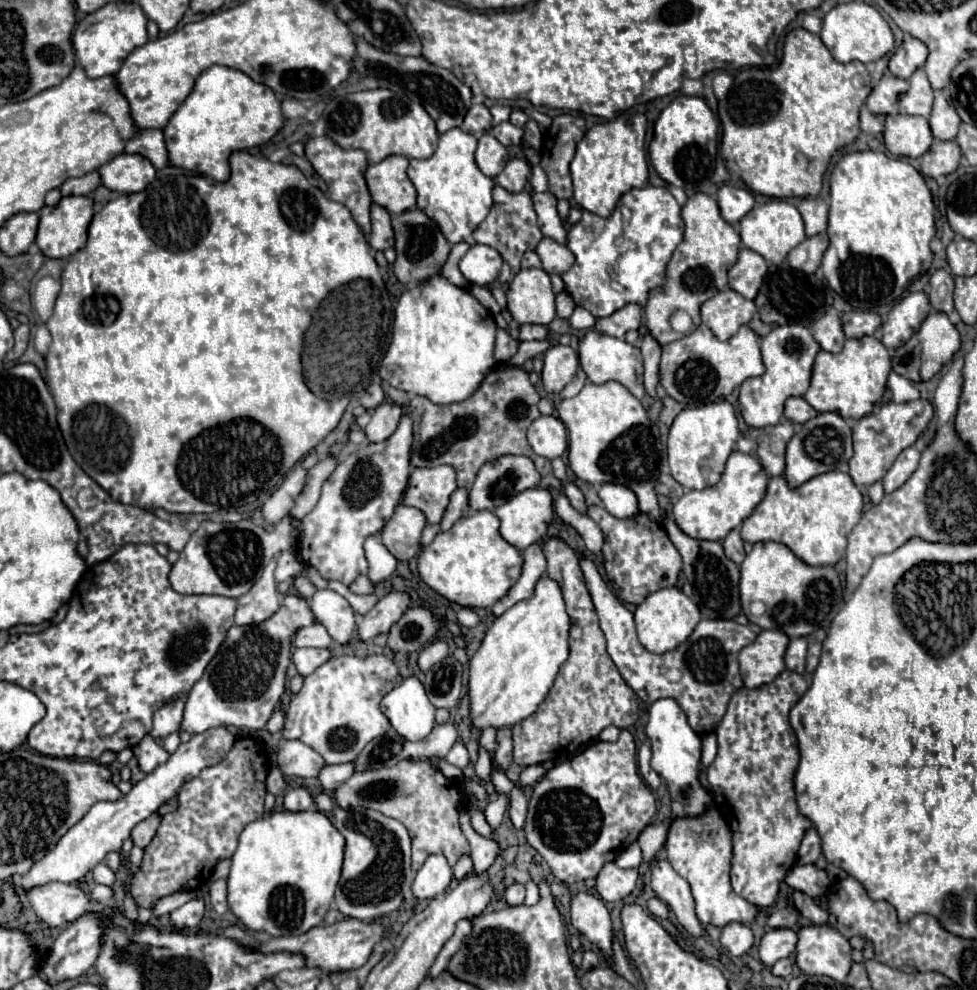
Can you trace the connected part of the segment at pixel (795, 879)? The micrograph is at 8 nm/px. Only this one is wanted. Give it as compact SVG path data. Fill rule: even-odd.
M798 864L786 874L784 884L788 884L790 888L798 888L804 894L816 898L816 896L826 894L826 890L830 886L830 878L828 878L826 870L818 868L816 864L810 864L810 866L800 866Z

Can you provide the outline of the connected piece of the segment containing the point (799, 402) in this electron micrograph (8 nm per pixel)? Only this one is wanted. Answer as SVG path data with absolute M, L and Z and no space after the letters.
M788 398L786 400L786 408L784 408L784 416L794 422L794 424L804 424L810 418L814 418L818 412L804 400L804 398Z

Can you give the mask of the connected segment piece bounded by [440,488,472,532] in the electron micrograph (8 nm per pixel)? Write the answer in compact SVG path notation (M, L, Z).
M458 488L452 498L450 498L450 504L446 508L446 514L440 522L442 526L442 532L450 530L450 526L454 526L454 522L458 522L458 518L464 518L464 516L470 516L472 510L468 506L468 492L464 488Z

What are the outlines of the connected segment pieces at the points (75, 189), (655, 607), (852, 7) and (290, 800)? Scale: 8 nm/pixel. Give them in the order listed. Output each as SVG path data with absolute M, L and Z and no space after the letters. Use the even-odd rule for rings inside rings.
M94 170L80 178L68 178L60 186L60 192L62 196L86 196L86 194L92 194L98 184L100 184L100 174Z
M662 588L650 594L642 604L638 604L634 616L636 616L636 630L642 646L654 654L664 654L680 646L700 622L698 606L678 588Z
M842 2L842 4L834 6L824 16L820 38L826 44L826 48L830 50L830 54L834 56L834 60L838 60L838 62L852 62L852 60L858 60L864 64L876 62L882 56L890 54L895 46L890 26L880 16L880 12L866 2L848 2L848 4Z
M300 786L300 788L290 788L284 796L284 808L292 810L292 812L300 812L300 810L310 810L314 808L314 796L308 792L308 788Z

